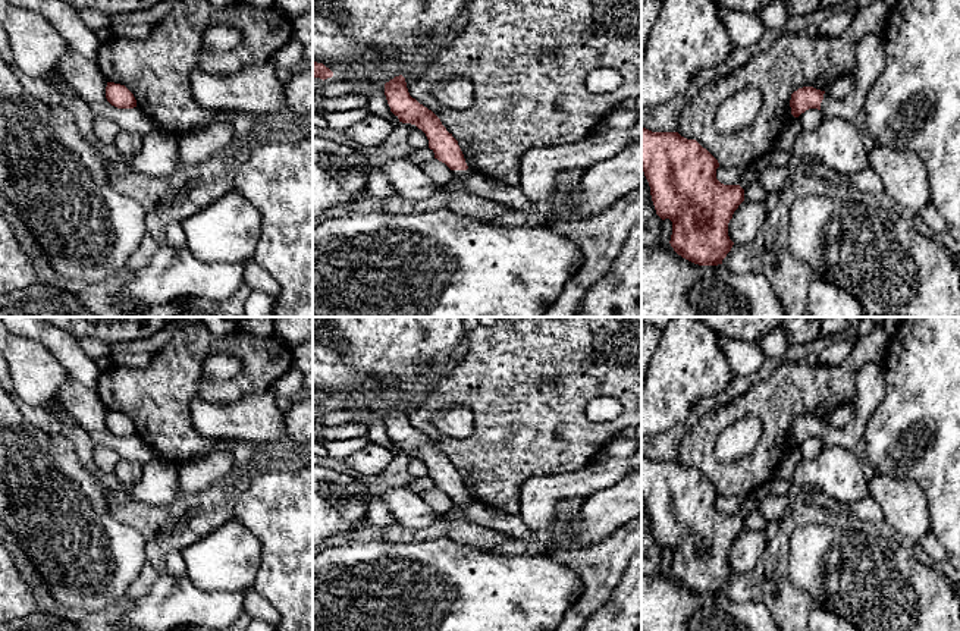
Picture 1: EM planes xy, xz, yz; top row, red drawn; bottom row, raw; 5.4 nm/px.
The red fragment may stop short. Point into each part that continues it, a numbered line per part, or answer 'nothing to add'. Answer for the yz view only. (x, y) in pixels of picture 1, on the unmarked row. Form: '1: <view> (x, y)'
1: yz (871, 383)

